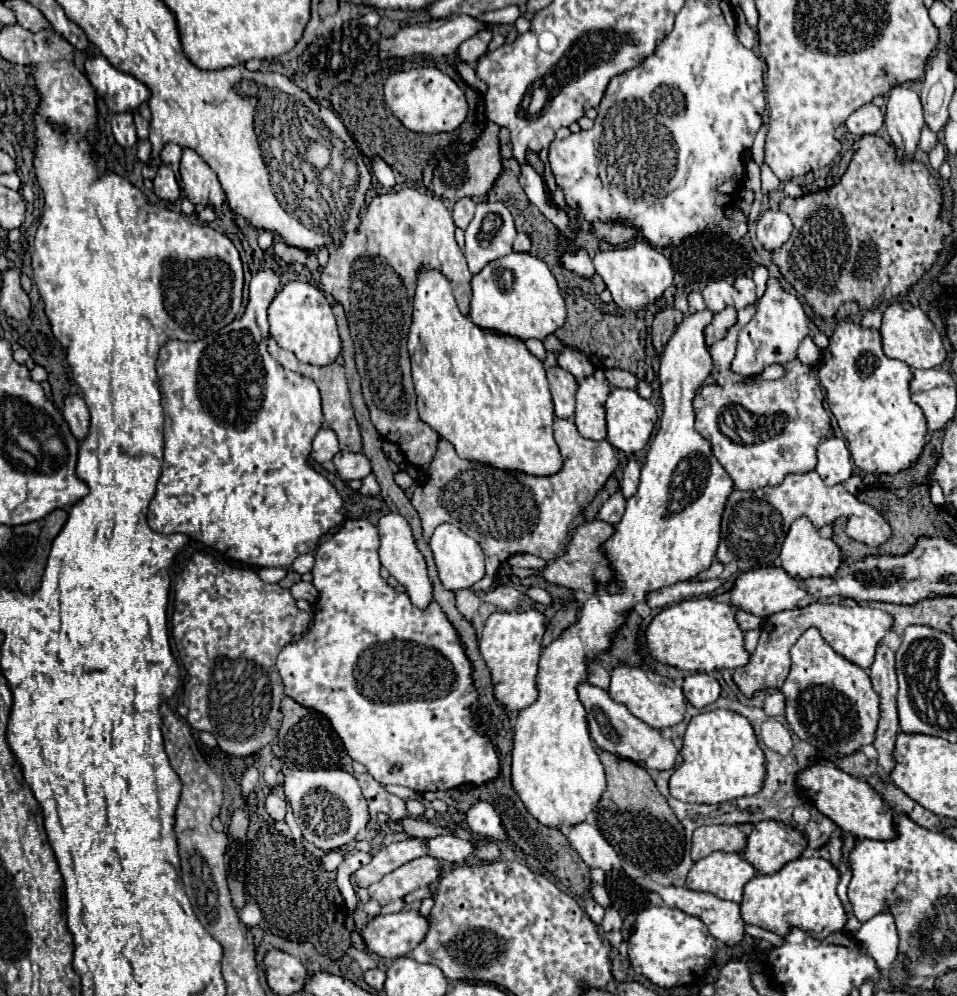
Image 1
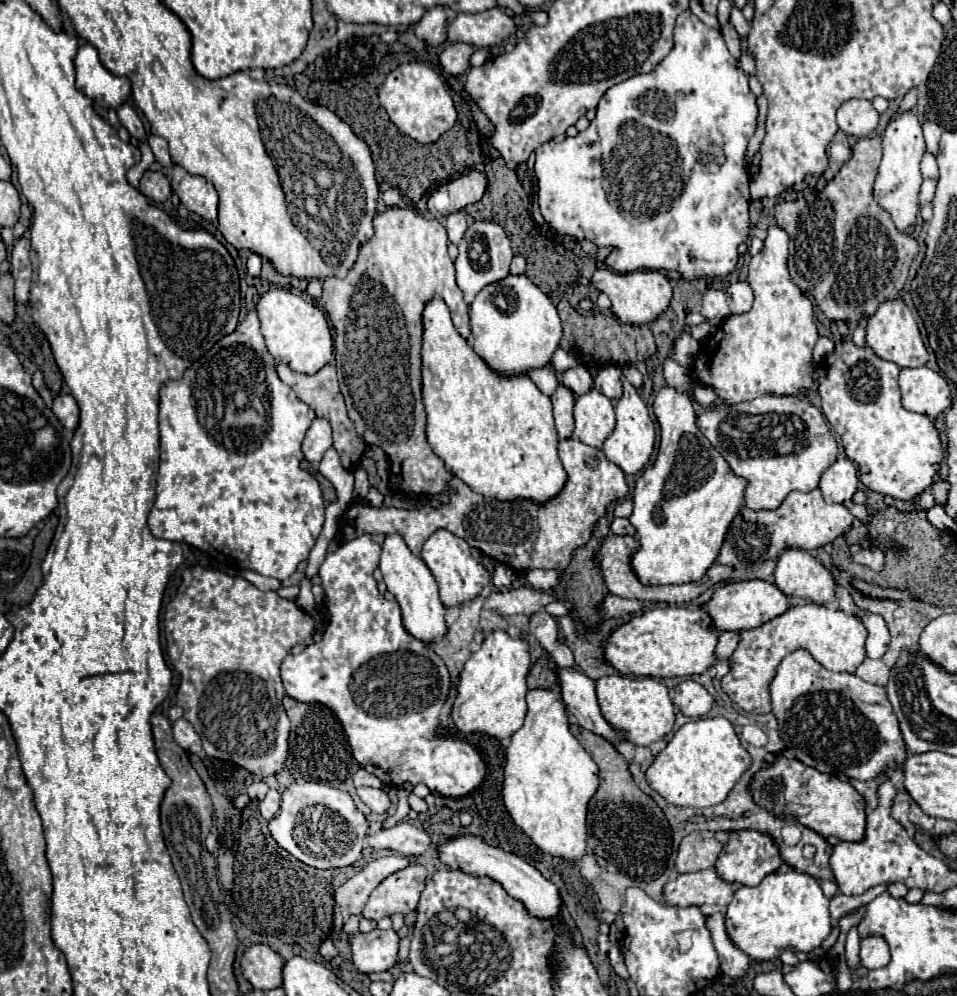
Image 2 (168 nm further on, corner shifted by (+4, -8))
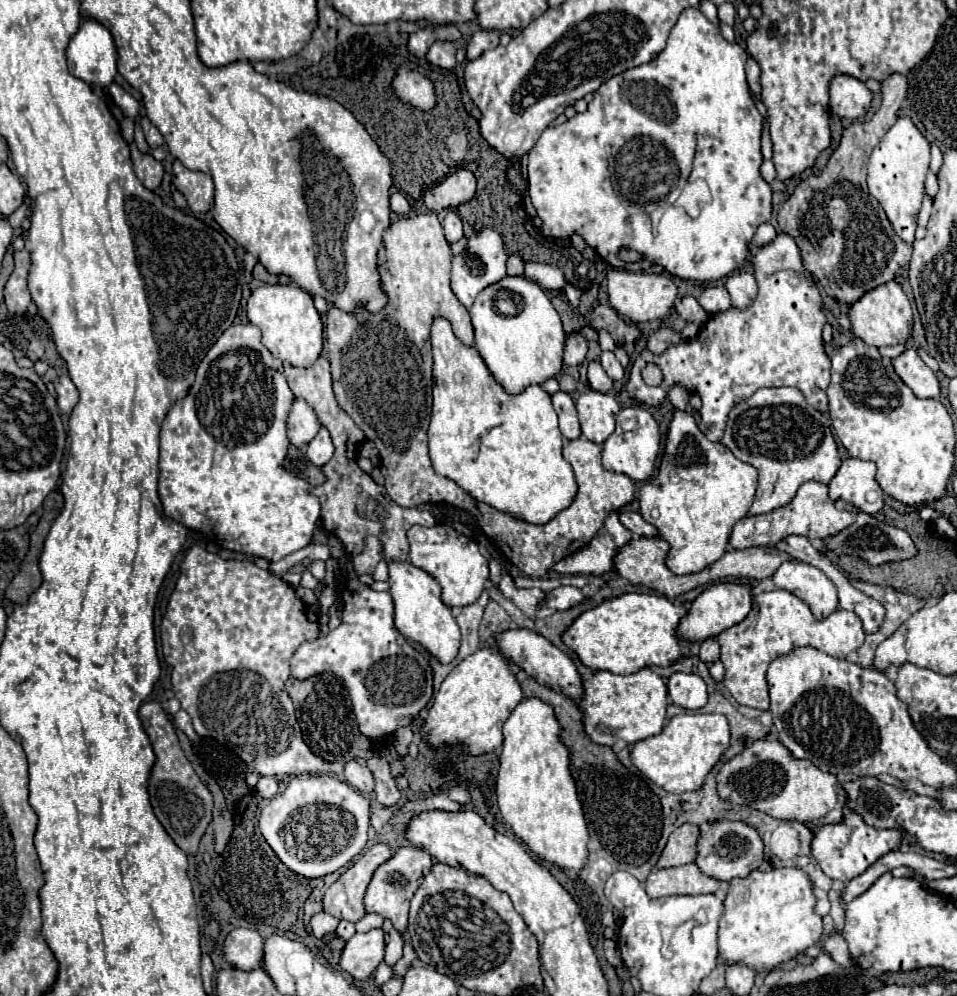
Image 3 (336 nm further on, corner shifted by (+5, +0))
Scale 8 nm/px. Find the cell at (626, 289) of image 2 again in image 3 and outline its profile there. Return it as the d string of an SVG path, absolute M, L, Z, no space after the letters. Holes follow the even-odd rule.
M611 270L607 274L607 288L609 288L609 302L611 306L631 322L651 322L663 318L673 308L677 286L671 282L669 276L659 274L643 274L643 272L627 272L627 270Z

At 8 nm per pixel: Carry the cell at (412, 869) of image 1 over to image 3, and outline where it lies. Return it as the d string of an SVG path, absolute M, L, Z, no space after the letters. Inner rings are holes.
M413 846L397 848L395 854L375 870L375 874L373 874L373 878L367 886L365 910L381 914L383 918L391 920L393 928L399 934L403 934L407 930L407 914L409 914L409 902L413 898L413 892L419 886L425 872L429 872L431 866L433 866L433 858L427 852L423 852L419 848L413 848Z

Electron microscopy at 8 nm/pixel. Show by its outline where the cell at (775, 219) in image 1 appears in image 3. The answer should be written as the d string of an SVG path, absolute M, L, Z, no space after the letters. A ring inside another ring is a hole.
M779 234L771 244L757 250L753 256L753 268L759 294L749 308L731 308L723 314L711 316L707 326L703 326L693 340L669 346L661 356L643 350L635 358L627 380L629 396L643 406L661 408L675 384L683 386L689 394L699 394L703 402L703 424L699 424L699 428L711 442L723 438L731 408L763 386L797 386L813 408L829 412L825 390L829 386L831 360L825 354L821 340L821 330L827 318L817 284L805 270L795 240L787 234ZM647 362L661 368L665 378L661 386L651 388L643 382L641 370Z

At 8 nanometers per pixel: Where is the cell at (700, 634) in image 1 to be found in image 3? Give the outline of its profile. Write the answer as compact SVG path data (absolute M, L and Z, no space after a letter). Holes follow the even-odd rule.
M631 592L607 598L599 606L579 614L565 628L561 640L579 656L581 664L591 670L633 674L647 666L669 666L689 652L689 642L683 642L677 636L677 624L685 612L683 605L677 605L661 594Z

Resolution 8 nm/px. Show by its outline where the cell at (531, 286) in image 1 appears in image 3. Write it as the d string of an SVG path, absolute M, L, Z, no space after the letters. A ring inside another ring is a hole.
M507 276L487 286L477 296L469 314L475 328L475 348L507 394L521 394L531 384L541 386L561 372L565 332L559 314L537 282L525 276Z

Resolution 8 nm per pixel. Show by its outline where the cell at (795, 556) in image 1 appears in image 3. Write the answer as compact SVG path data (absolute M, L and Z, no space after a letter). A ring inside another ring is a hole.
M783 562L773 582L777 588L801 598L811 608L815 620L827 618L839 604L835 584L819 568L805 562Z

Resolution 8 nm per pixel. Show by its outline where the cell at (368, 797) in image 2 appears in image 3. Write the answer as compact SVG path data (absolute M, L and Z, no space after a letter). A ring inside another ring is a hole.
M347 760L343 766L343 774L349 786L357 788L359 792L367 792L367 794L373 792L375 778L365 764L359 764L359 760Z

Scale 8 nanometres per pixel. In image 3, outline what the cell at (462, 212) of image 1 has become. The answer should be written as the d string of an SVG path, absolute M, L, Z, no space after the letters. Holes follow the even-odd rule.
M455 210L447 212L447 216L443 220L443 232L445 232L445 238L447 238L449 244L463 238L463 224L461 224L461 218L457 216Z

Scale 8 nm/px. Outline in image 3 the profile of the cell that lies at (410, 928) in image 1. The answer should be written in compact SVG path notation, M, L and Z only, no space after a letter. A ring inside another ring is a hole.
M377 928L349 938L341 952L339 966L355 980L367 980L383 962L383 956L385 956L383 930Z

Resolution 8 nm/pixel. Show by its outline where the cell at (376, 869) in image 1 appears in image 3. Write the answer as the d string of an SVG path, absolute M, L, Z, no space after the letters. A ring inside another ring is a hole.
M375 844L365 850L359 860L355 860L335 884L331 884L323 896L323 912L335 916L337 920L357 922L365 916L363 896L367 884L379 864L391 856L385 844Z

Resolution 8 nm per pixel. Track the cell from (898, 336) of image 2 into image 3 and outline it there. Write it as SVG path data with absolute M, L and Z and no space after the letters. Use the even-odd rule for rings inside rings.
M895 280L875 286L873 290L865 292L857 302L853 302L849 306L849 320L851 320L851 332L869 346L879 348L879 346L905 344L911 338L911 326L913 326L911 304Z

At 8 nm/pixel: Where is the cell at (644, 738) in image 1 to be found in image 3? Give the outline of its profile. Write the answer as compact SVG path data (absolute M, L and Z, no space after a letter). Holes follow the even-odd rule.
M515 628L515 630L505 630L499 632L495 636L495 644L499 648L499 652L513 664L517 664L519 668L523 668L529 676L533 676L539 684L543 682L545 686L573 698L579 700L583 696L583 688L581 688L581 676L573 664L573 660L559 648L555 648L547 638L543 638L541 634L537 634L531 628Z

